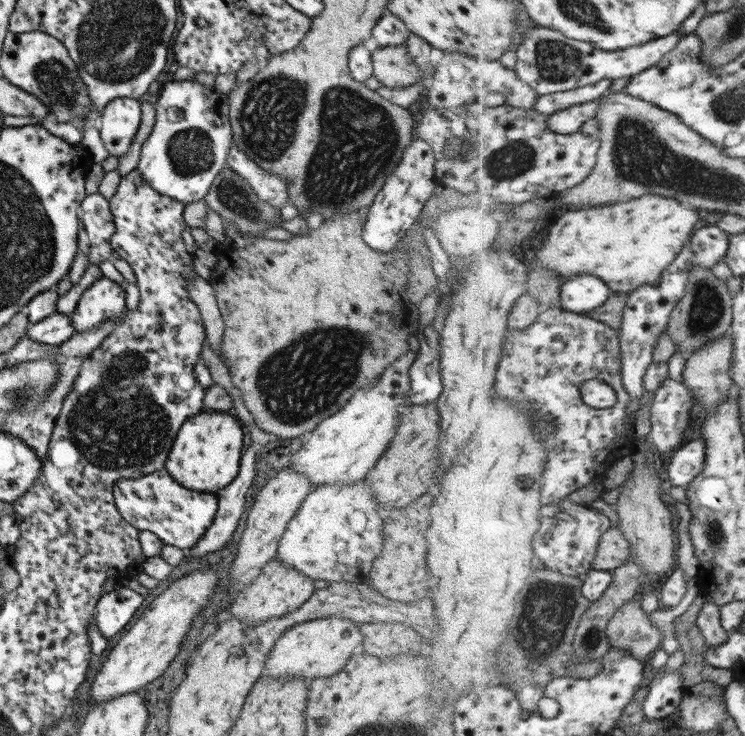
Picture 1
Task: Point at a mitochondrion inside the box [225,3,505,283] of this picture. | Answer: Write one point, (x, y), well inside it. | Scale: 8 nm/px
(358, 138)

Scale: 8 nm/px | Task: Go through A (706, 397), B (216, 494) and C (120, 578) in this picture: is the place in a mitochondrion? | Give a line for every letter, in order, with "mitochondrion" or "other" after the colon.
A: other
B: other
C: other

